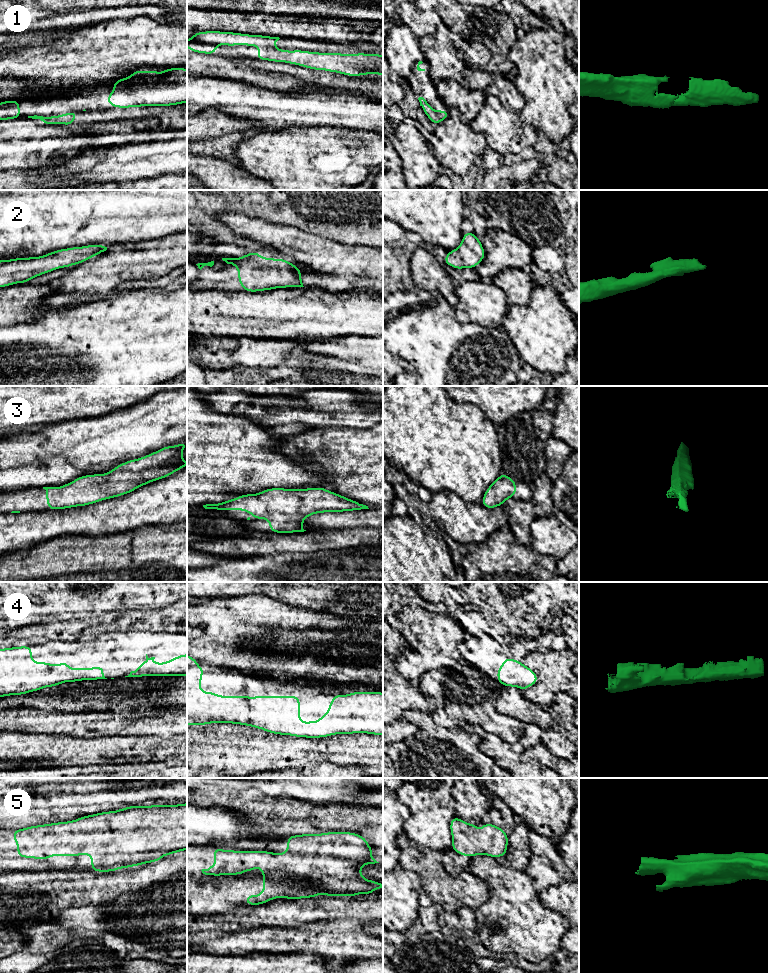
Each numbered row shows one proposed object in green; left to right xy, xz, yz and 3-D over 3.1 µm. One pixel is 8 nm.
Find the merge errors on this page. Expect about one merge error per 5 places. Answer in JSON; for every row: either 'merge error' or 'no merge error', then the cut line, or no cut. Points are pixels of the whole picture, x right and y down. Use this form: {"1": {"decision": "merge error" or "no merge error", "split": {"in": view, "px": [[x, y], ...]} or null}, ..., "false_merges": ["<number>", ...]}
{"1": {"decision": "no merge error", "split": null}, "2": {"decision": "no merge error", "split": null}, "3": {"decision": "no merge error", "split": null}, "4": {"decision": "no merge error", "split": null}, "5": {"decision": "no merge error", "split": null}, "false_merges": []}

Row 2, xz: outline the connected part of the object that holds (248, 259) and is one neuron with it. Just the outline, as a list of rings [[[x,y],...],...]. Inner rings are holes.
[[[254,251],[239,258],[222,258],[222,260],[227,264],[237,267],[239,284],[247,292],[268,291],[288,287],[304,287],[300,268],[283,258],[264,258],[258,254],[258,251]]]

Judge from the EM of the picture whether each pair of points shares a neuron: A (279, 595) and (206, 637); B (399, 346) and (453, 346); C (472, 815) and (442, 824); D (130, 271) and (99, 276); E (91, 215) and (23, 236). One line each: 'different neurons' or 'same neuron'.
A: different neurons
B: same neuron
C: different neurons
D: same neuron
E: same neuron

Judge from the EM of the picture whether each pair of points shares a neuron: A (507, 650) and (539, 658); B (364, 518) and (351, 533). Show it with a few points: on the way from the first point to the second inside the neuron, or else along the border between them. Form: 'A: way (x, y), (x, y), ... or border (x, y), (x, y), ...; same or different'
A: border (528, 652), (521, 661); different
B: border (372, 527), (331, 528); different

